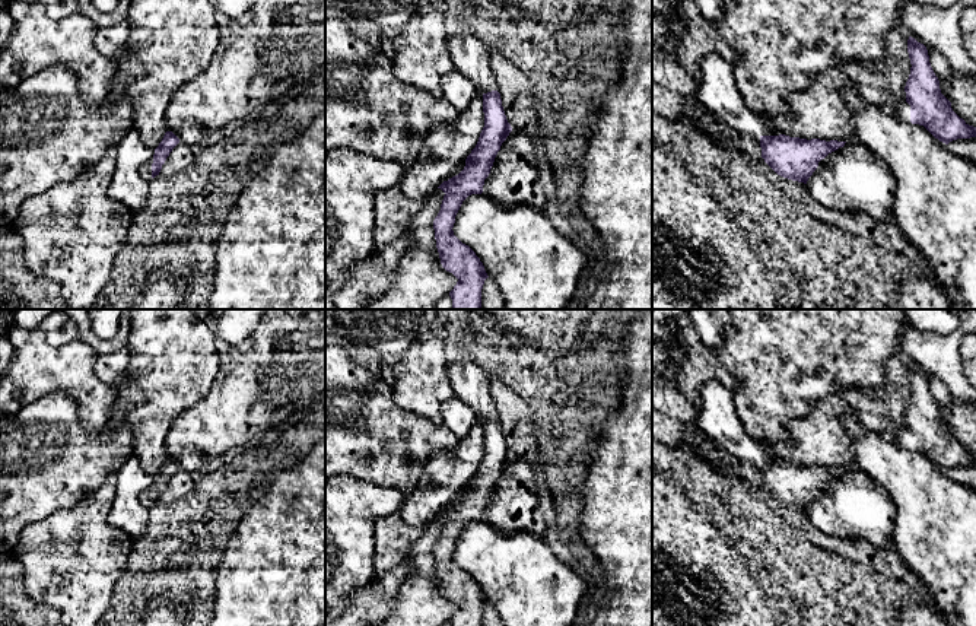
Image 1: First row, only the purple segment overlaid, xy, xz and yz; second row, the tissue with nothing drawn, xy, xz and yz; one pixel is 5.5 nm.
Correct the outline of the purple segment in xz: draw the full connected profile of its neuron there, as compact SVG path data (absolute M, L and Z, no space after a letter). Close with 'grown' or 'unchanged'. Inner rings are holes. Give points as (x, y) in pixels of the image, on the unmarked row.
M454 362L448 363L448 375L455 398L470 406L483 420L484 454L465 486L464 496L438 514L445 522L433 556L441 591L458 606L449 619L451 626L481 626L481 616L489 603L476 579L454 562L452 554L462 528L471 521L483 519L484 506L512 454L496 417L486 372L473 362Z | grown

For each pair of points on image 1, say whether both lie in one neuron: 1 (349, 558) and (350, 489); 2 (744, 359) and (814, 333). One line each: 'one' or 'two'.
1: one
2: one

